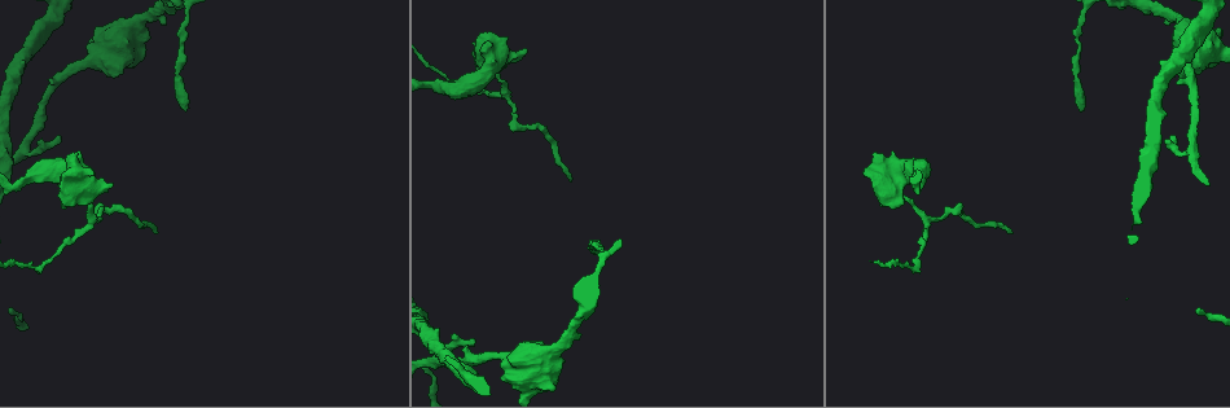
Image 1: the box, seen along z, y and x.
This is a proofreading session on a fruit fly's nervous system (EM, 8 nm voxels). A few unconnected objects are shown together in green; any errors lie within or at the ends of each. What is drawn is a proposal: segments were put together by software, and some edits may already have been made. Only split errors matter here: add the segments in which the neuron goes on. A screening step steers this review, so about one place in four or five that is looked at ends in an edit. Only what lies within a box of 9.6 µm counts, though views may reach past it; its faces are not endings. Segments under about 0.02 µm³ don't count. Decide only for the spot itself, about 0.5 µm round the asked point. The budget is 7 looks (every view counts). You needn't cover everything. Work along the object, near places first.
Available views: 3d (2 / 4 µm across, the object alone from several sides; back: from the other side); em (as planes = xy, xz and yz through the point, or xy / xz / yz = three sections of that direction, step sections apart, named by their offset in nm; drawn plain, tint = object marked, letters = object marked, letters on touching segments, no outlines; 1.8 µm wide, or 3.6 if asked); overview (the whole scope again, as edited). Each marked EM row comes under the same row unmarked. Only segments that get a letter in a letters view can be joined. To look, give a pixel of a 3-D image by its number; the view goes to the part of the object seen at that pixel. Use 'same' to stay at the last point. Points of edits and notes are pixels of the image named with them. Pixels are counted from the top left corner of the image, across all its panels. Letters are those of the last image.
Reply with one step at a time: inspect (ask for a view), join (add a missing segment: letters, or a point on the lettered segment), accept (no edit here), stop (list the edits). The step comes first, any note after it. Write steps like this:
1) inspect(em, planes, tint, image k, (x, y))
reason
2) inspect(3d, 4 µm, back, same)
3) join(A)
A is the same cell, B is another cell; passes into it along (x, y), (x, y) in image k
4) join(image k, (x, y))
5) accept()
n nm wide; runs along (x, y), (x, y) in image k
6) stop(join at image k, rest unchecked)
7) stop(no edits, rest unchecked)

inspect(em, planes, letters, image 1, (521, 128))
abrupt turn

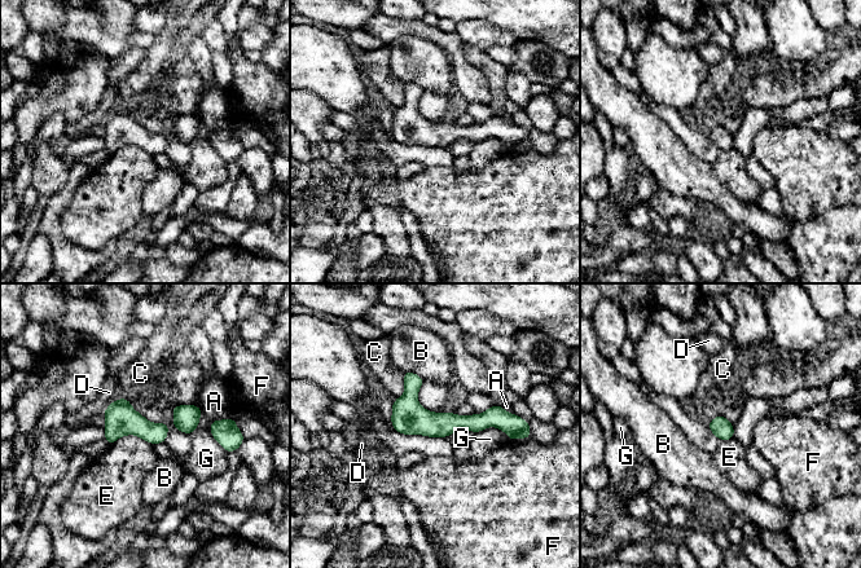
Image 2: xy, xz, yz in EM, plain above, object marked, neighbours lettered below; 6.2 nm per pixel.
accept()
120 nm wide; A, B, C, D, E, F and G are other cells; border along (110, 443), (137, 435), (153, 445) in image 2; none of them fits

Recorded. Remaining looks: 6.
inspect(3d, 2 µm, back, image 1, (1084, 109))
thin end

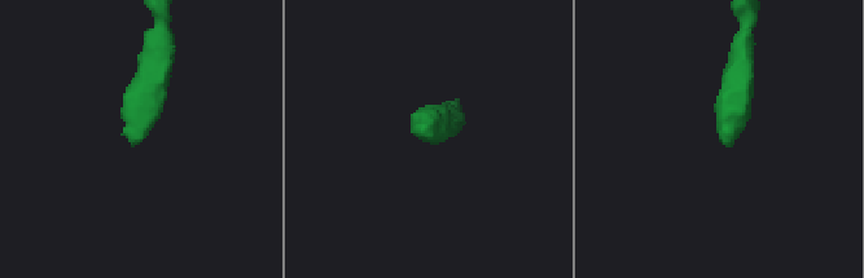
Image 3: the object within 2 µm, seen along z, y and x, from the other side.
inspect(em, planes, tint, image 3, (726, 142))

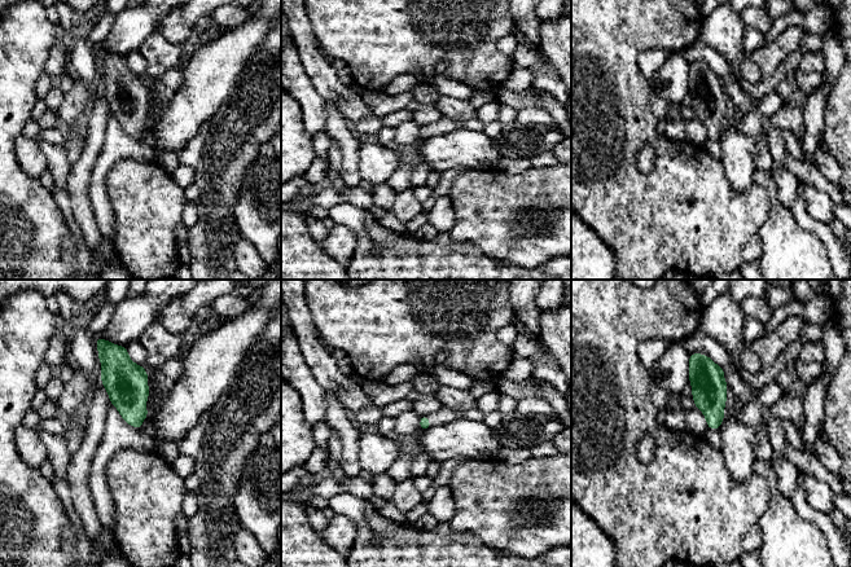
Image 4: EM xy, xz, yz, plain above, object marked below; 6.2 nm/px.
inspect(em, planes, letters, same)

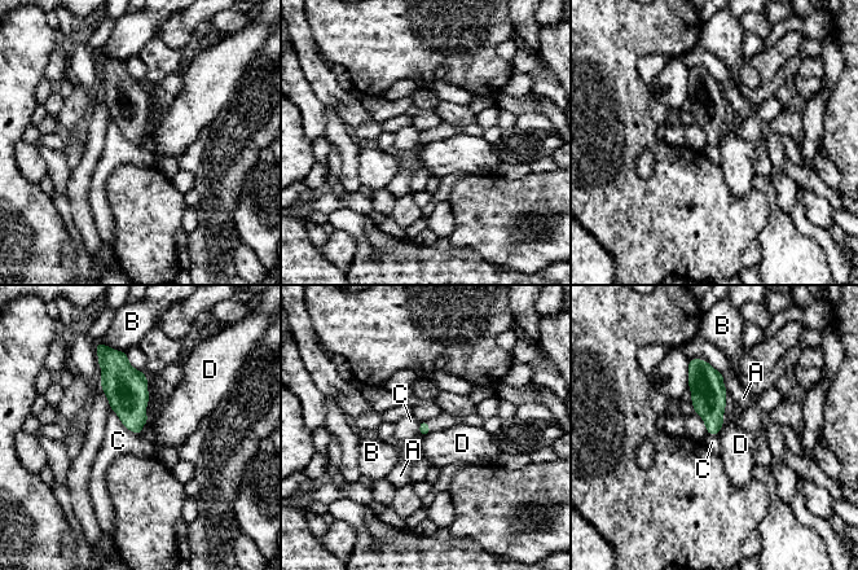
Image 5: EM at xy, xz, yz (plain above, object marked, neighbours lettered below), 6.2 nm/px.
accept()
A, B, C and D are other cells; border along (110, 408), (130, 430), (139, 435) in image 5; none of them fits

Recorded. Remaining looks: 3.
inspect(3d, 2 µm, image 1, (57, 137))
tapers out

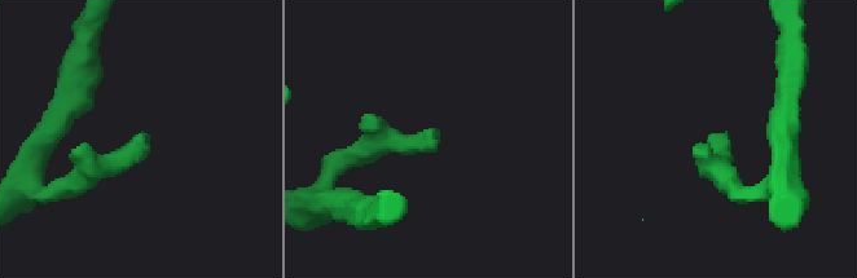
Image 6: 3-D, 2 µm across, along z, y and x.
inspect(em, planes, letters, image 6, (721, 135))

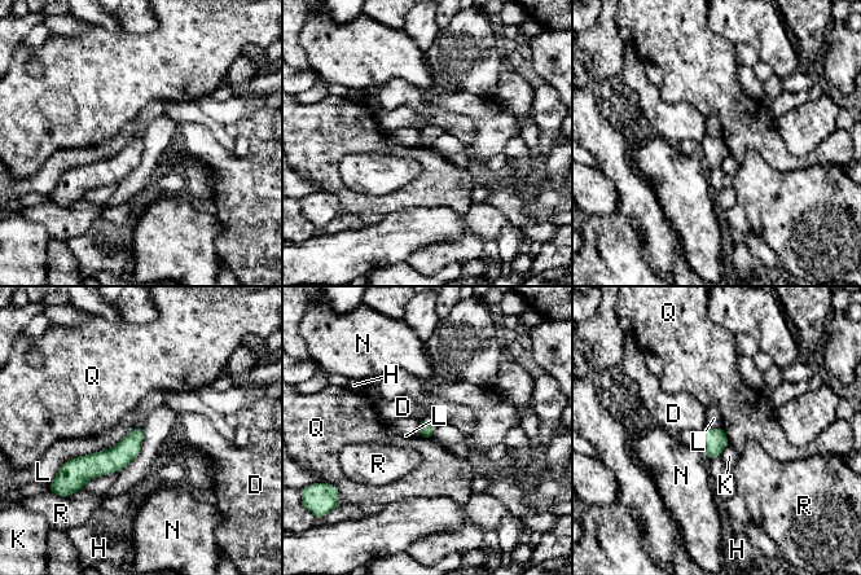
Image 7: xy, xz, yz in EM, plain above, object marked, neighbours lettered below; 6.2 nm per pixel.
accept()
D, H, K, L, N, Q and R are other cells; none of them fits

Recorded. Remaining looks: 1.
stop(no edits, rest unchecked)

